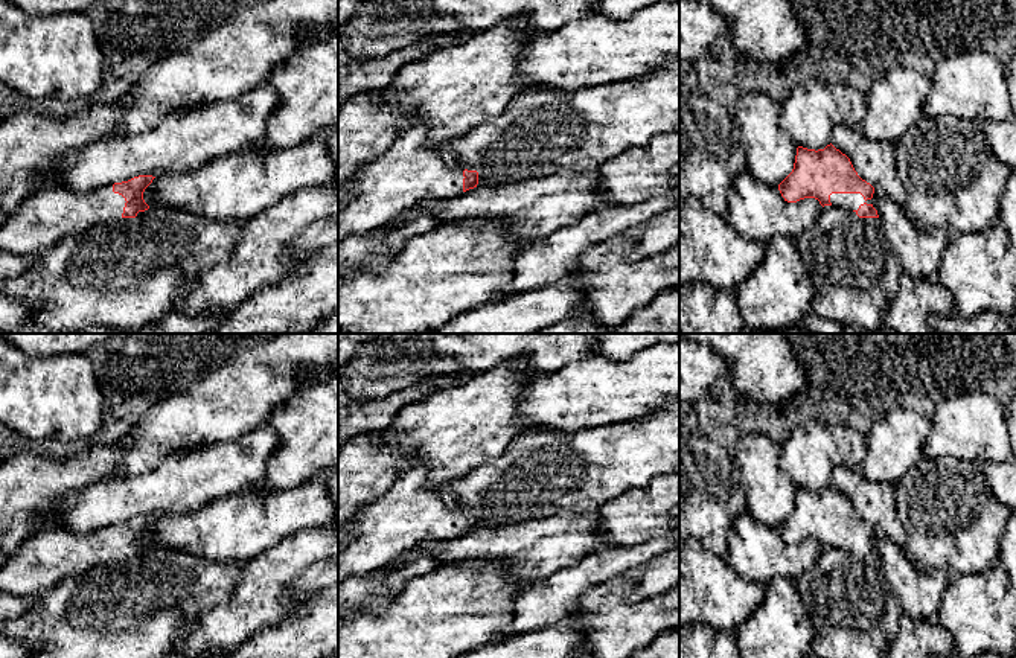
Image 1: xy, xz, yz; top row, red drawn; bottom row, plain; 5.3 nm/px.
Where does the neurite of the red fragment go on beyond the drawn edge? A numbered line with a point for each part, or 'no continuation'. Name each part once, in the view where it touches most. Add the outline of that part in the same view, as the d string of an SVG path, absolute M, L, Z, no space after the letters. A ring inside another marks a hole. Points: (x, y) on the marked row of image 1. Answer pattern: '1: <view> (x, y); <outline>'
1: yz (844, 201); M832 193L830 203L839 210L858 210L861 204L873 204L871 200L864 200L861 193Z

